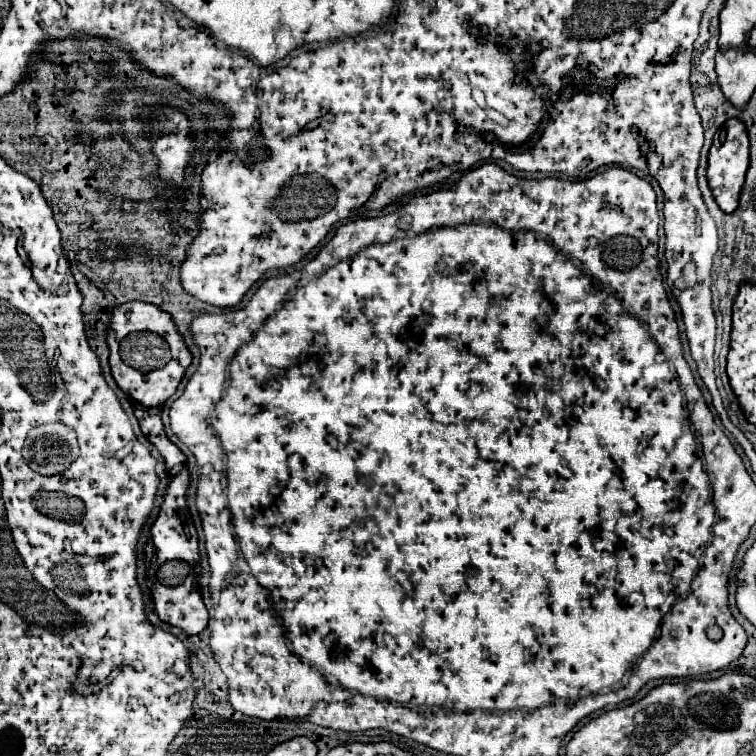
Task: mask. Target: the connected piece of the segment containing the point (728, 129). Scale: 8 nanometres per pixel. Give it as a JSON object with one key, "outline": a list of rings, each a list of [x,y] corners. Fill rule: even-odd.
{"outline":[[[730,118],[720,126],[720,130],[714,136],[714,144],[708,154],[708,184],[714,192],[714,198],[718,206],[724,212],[734,212],[738,206],[740,198],[740,188],[744,184],[744,176],[748,170],[748,136],[746,136],[746,126],[738,118]]]}

